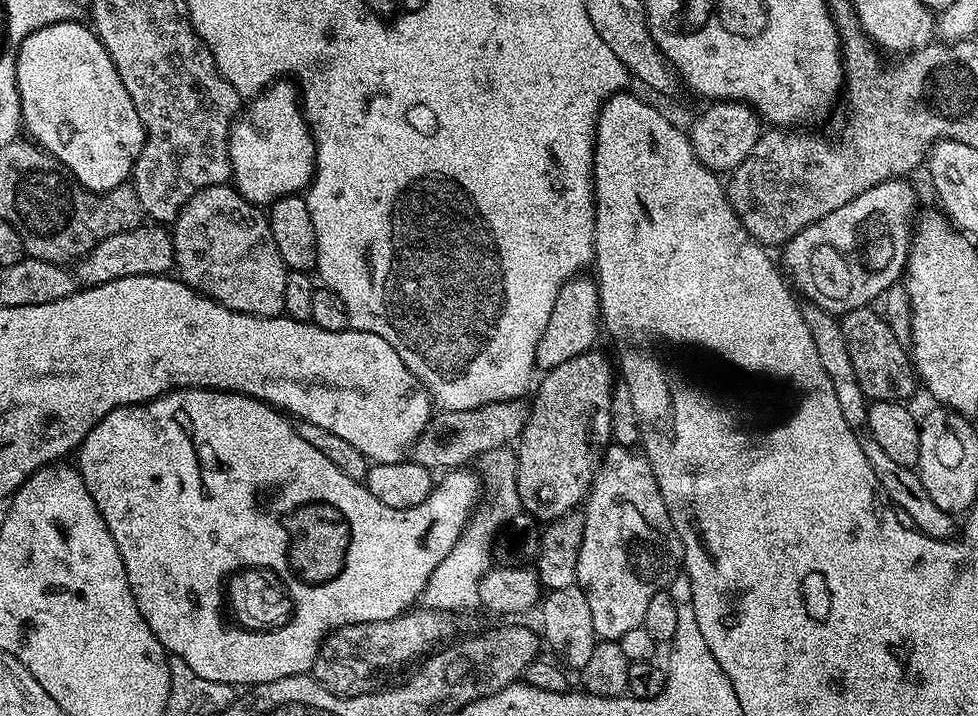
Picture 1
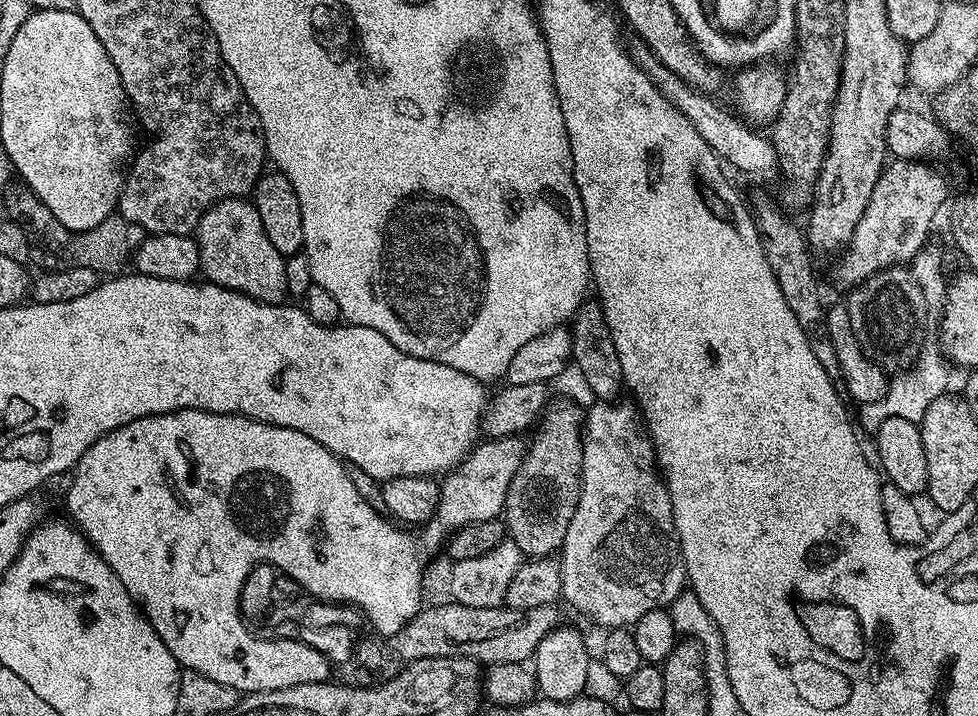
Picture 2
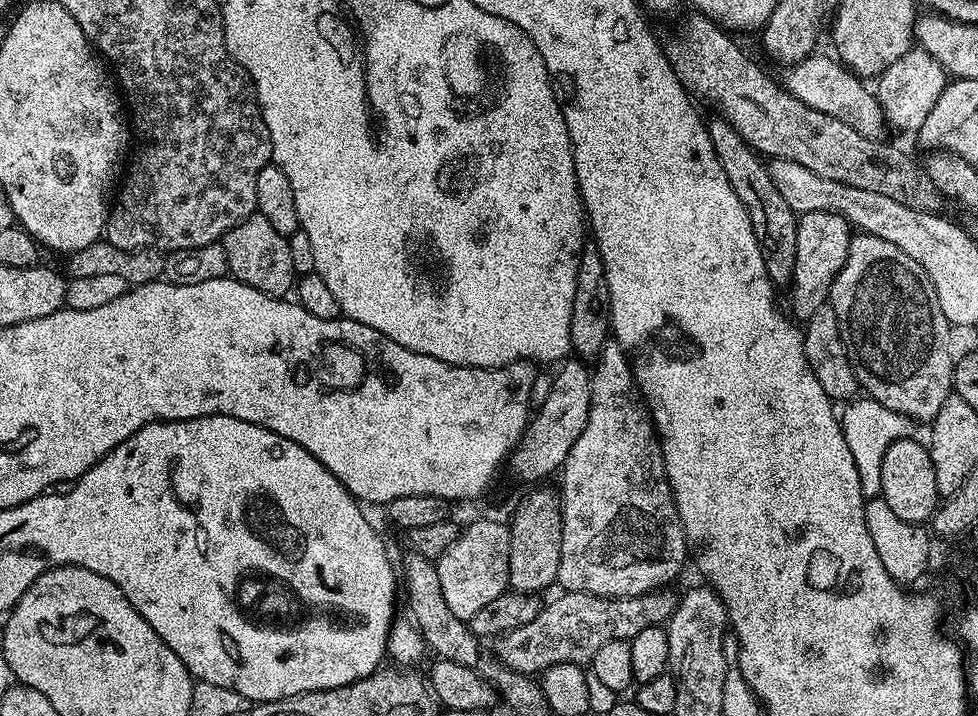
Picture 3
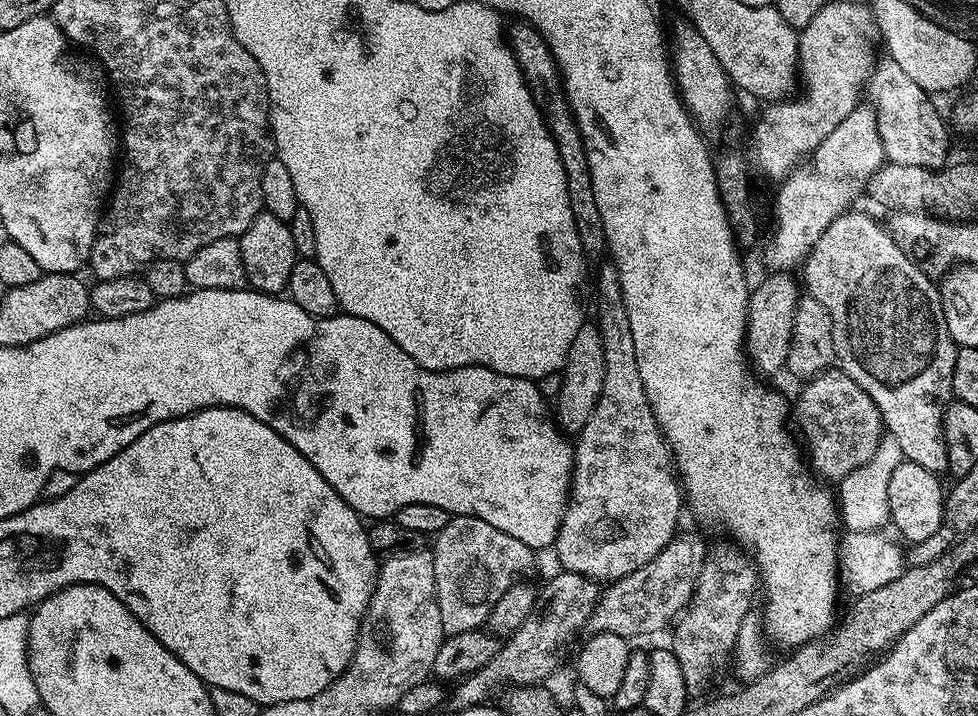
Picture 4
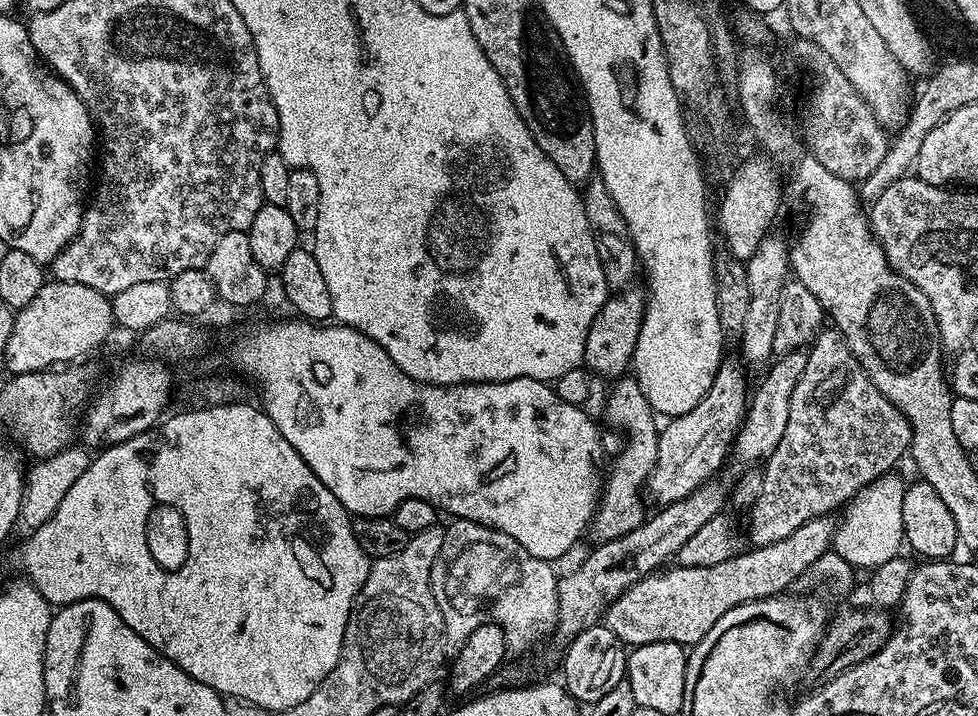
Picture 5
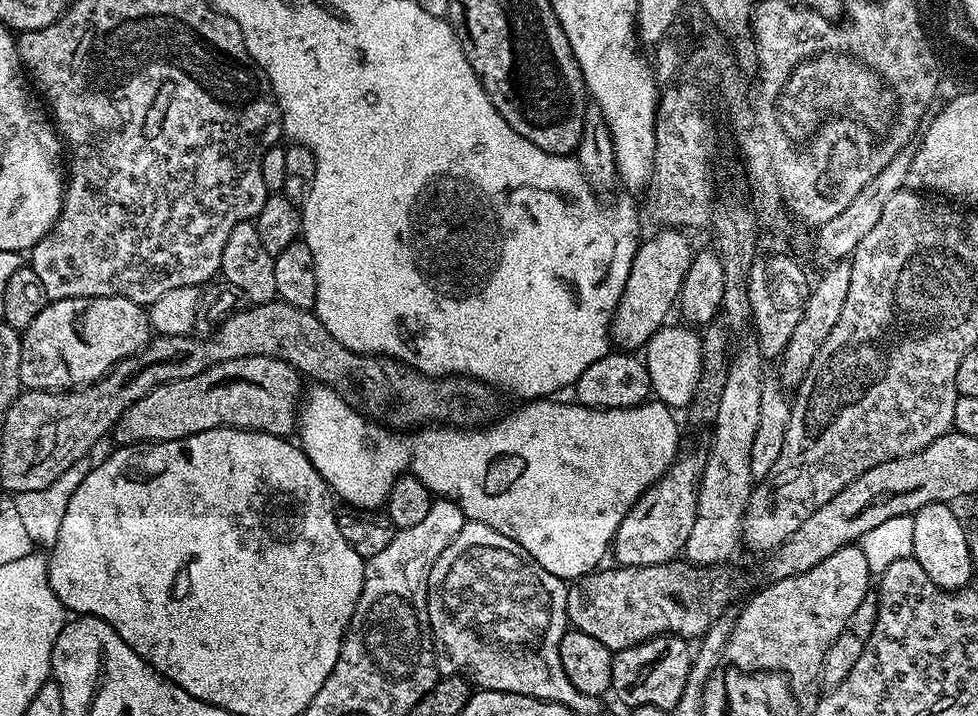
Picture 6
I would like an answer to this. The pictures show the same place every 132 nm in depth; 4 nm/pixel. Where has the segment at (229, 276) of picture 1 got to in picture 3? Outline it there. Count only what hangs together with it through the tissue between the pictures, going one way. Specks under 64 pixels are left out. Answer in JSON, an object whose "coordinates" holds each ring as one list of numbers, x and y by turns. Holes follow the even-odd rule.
{"coordinates":[[248,216,224,235,222,243,226,250,228,271,235,279,241,280,246,286,254,286,254,290,267,296,284,298,293,291,298,277,294,261,290,259,288,237,278,234,278,230,274,230,264,216]]}

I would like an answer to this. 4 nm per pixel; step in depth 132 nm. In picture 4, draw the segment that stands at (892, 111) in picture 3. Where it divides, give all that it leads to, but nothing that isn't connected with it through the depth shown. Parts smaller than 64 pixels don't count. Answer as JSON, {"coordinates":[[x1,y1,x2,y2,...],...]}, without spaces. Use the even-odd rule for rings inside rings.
{"coordinates":[[862,102,850,110,850,115,835,130,827,130,823,135,824,141,815,145,810,159,779,183,776,229,772,241,764,248,764,264,772,272,799,269,826,226,849,211,848,203,865,191,872,176,886,163,882,138,876,129,876,109,871,103]]}

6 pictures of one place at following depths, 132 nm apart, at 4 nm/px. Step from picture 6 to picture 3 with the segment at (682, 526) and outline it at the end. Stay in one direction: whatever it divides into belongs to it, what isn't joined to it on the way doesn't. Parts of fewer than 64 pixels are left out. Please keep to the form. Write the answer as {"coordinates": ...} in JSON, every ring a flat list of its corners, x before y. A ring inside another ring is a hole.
{"coordinates":[[822,210,803,213,797,219,796,229,798,230,798,251,794,253,794,274,787,292,789,291,788,296,792,299,791,315,797,321,806,322,810,314,818,310,818,306,829,303,832,283,838,270,842,270,846,262,854,232,848,221,842,219,836,212]]}

